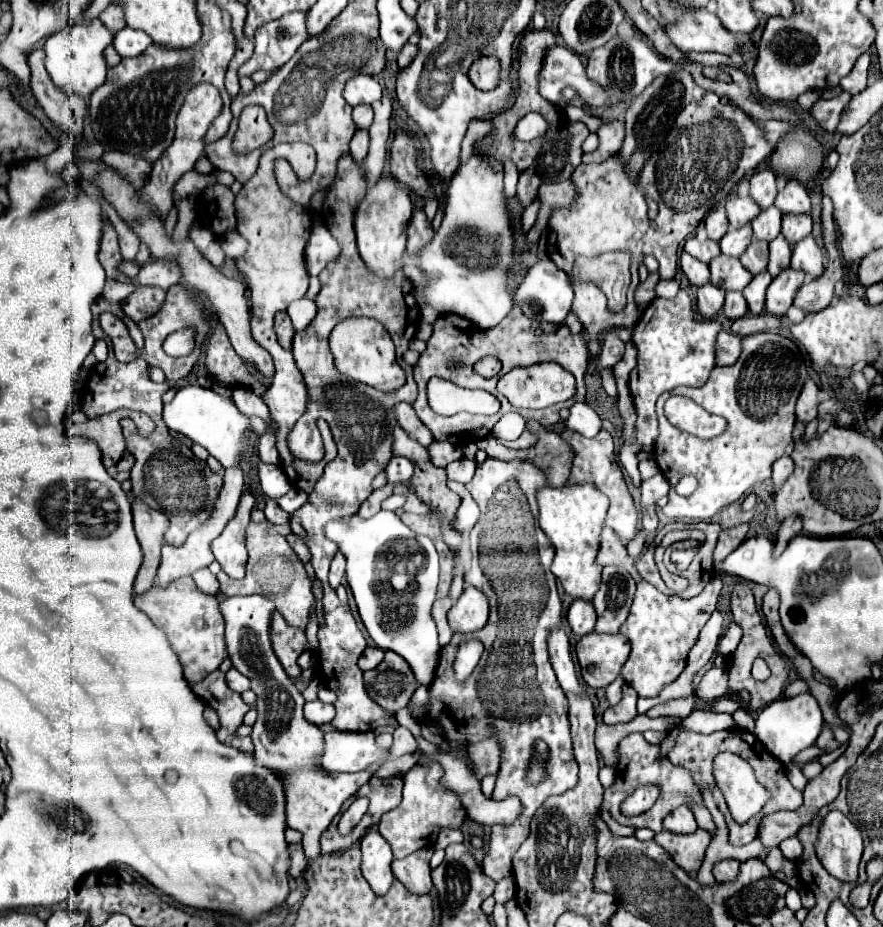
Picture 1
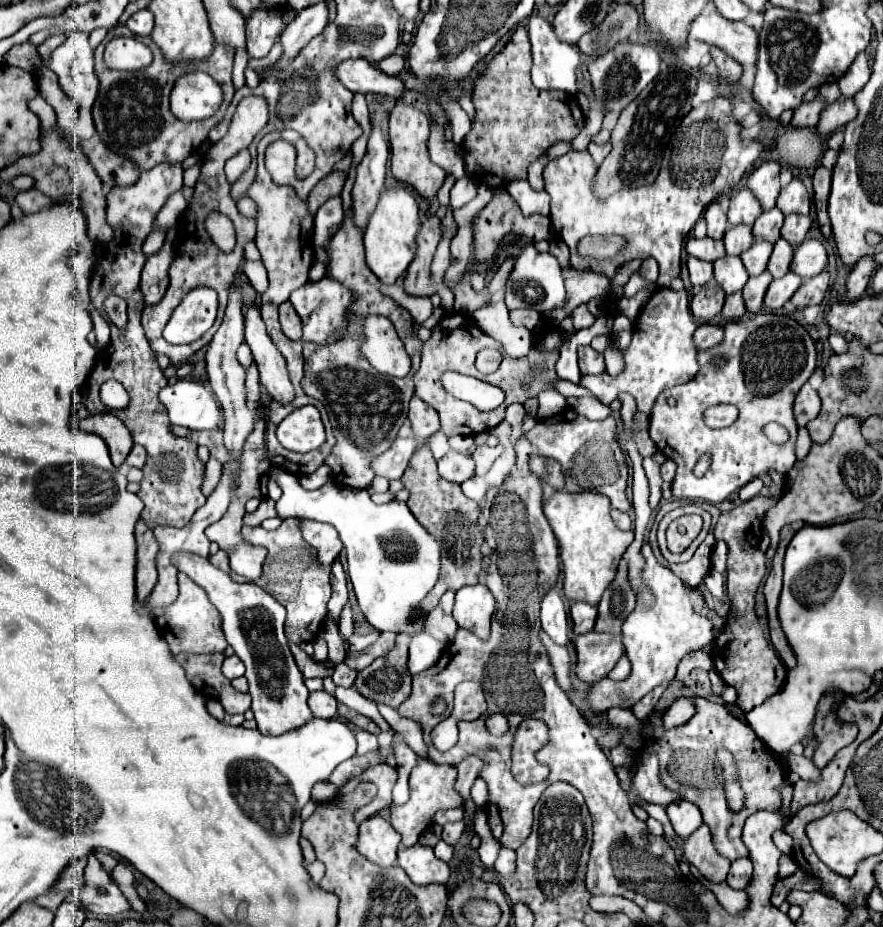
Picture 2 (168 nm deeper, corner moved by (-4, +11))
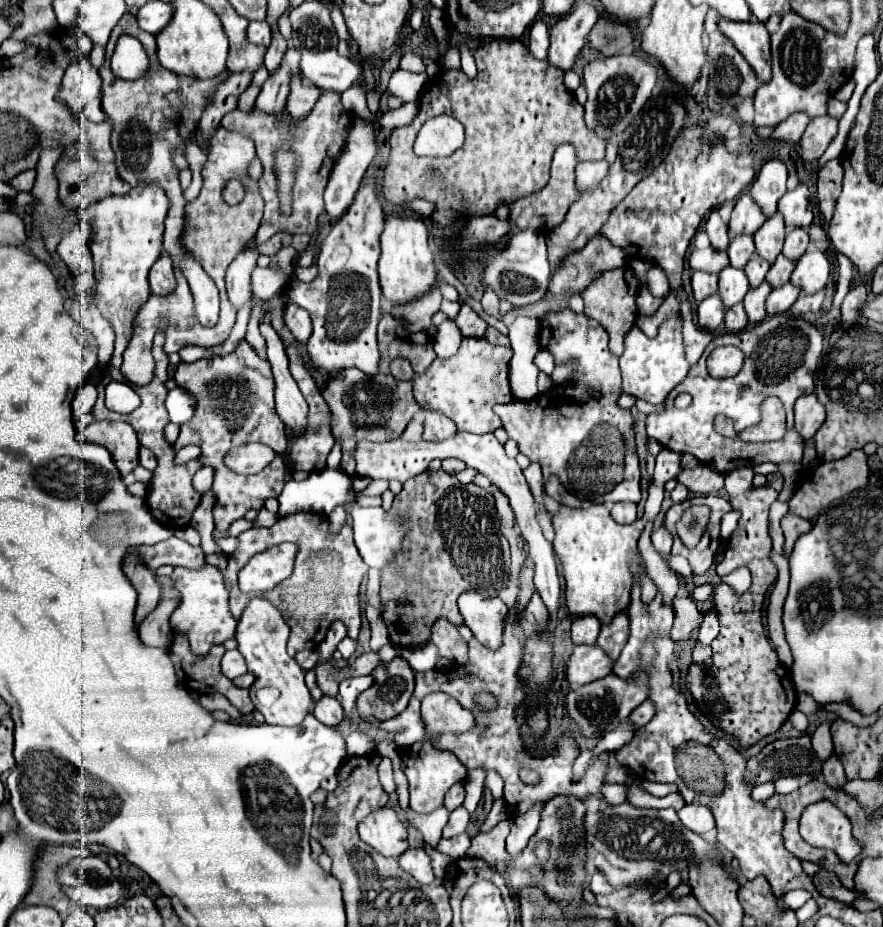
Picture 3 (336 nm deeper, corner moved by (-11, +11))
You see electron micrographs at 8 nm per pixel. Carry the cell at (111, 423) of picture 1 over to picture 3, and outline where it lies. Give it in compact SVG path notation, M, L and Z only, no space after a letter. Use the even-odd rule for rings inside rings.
M92 422L82 430L86 442L102 444L114 458L120 474L126 476L138 466L136 430L126 422Z

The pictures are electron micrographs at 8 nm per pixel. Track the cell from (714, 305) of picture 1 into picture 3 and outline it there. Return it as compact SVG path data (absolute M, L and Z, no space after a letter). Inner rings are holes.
M712 294L706 300L702 300L696 308L696 314L698 314L700 328L704 328L708 332L718 330L724 324L724 304L722 304L720 296Z

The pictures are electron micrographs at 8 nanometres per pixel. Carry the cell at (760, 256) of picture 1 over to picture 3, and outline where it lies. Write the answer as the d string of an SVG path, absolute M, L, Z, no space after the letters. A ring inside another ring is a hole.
M752 256L750 262L748 262L746 268L744 268L744 272L746 272L752 288L756 288L756 286L760 286L760 284L764 282L768 270L770 270L770 264L768 264L766 260L762 260L760 256Z

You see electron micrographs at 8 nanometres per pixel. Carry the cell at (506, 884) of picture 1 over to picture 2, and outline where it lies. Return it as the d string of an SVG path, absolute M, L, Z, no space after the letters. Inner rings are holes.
M501 848L493 868L495 868L497 872L501 872L501 874L511 874L513 868L515 868L515 850L511 850L511 848Z

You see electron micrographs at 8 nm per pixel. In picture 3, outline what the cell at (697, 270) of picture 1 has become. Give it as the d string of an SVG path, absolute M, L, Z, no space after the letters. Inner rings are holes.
M694 272L692 274L692 290L694 290L696 302L702 302L710 294L716 294L718 292L718 274Z

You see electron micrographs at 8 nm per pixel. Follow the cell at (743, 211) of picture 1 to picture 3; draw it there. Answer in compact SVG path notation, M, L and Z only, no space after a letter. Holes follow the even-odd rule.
M742 194L736 200L736 206L732 210L730 218L730 238L738 234L754 234L762 224L766 216L760 212L760 206L752 200L750 194Z

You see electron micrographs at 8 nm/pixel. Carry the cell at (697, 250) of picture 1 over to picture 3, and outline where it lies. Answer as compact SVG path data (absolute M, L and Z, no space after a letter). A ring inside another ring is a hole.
M706 248L706 250L692 250L688 264L692 270L704 270L704 272L714 272L718 274L722 268L730 264L728 252L716 250L716 248Z

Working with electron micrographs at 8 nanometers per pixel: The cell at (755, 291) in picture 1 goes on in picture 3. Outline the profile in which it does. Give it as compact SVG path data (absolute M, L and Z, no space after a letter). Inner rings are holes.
M762 282L758 288L750 288L748 294L744 296L744 308L746 308L750 324L758 324L768 316L766 298L768 298L770 290L772 290L772 286L768 282Z

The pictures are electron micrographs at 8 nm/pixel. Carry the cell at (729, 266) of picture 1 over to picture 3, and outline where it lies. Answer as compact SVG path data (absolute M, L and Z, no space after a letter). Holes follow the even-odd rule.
M728 266L720 272L720 296L726 308L732 308L734 304L742 302L748 288L750 288L750 282L742 270Z

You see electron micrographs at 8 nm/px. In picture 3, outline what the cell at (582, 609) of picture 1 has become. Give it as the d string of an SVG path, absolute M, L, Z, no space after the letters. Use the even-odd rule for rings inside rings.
M592 614L578 616L572 624L572 642L574 644L594 644L600 632L600 620Z

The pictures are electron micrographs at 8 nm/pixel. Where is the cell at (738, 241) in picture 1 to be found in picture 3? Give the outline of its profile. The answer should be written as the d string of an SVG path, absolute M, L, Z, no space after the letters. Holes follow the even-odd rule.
M744 234L744 236L736 236L736 238L730 240L728 256L730 256L730 264L734 268L744 268L754 252L756 252L756 248L754 248L752 236Z

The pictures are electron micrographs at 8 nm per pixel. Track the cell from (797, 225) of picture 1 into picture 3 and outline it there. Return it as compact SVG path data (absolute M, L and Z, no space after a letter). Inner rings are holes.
M792 228L786 234L786 242L784 242L782 254L796 262L806 252L806 248L808 248L808 228Z

